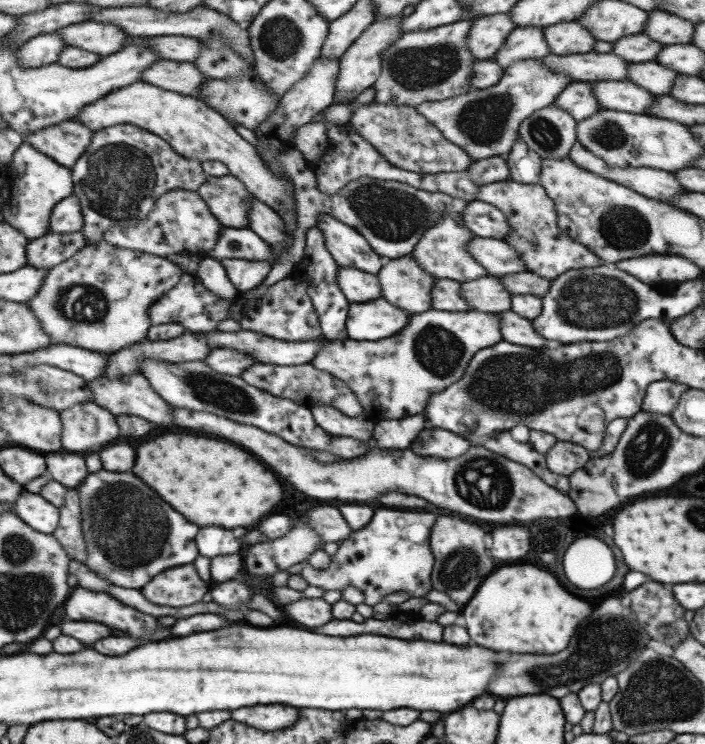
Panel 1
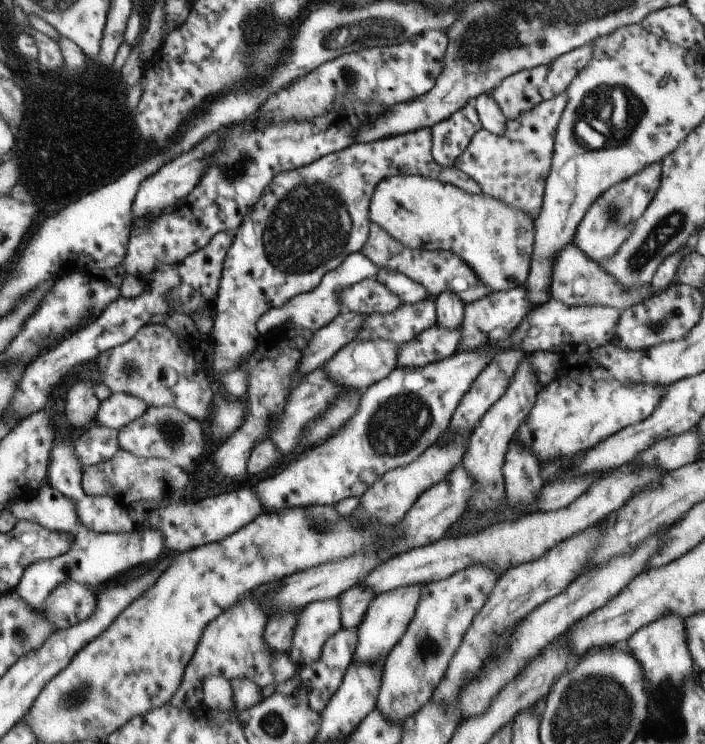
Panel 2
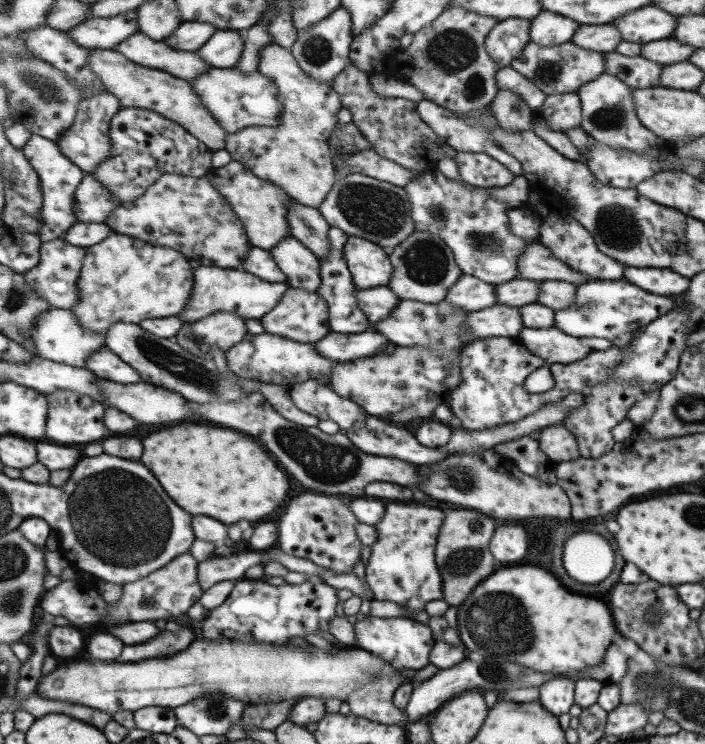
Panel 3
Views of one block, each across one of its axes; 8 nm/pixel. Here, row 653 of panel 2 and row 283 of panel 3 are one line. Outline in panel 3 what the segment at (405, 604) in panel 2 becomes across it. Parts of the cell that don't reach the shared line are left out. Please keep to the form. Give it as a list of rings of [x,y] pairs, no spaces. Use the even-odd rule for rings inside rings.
[[[349,236],[344,244],[344,259],[357,288],[387,286],[393,274],[389,251],[357,236]]]

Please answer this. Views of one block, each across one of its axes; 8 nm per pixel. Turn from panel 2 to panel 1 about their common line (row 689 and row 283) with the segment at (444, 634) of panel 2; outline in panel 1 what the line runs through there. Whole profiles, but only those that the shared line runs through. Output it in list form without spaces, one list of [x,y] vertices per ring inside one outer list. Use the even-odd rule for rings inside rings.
[[[412,254],[390,259],[377,275],[382,296],[412,314],[432,309],[432,288],[438,278],[420,268]]]

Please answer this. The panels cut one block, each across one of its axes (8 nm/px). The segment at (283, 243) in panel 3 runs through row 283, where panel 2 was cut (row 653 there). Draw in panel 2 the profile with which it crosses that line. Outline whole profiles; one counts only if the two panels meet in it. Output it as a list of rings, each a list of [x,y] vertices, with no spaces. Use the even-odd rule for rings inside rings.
[[[339,598],[316,600],[300,611],[292,648],[287,652],[298,670],[320,658],[327,638],[336,634],[342,626]]]

